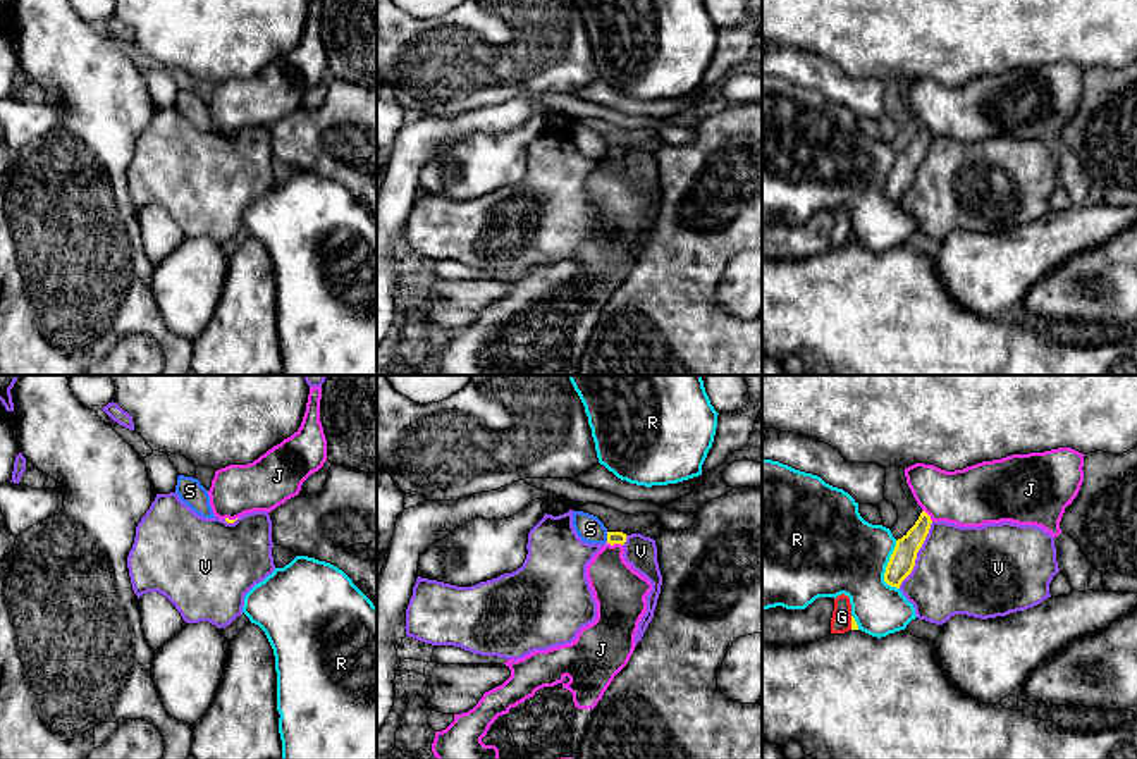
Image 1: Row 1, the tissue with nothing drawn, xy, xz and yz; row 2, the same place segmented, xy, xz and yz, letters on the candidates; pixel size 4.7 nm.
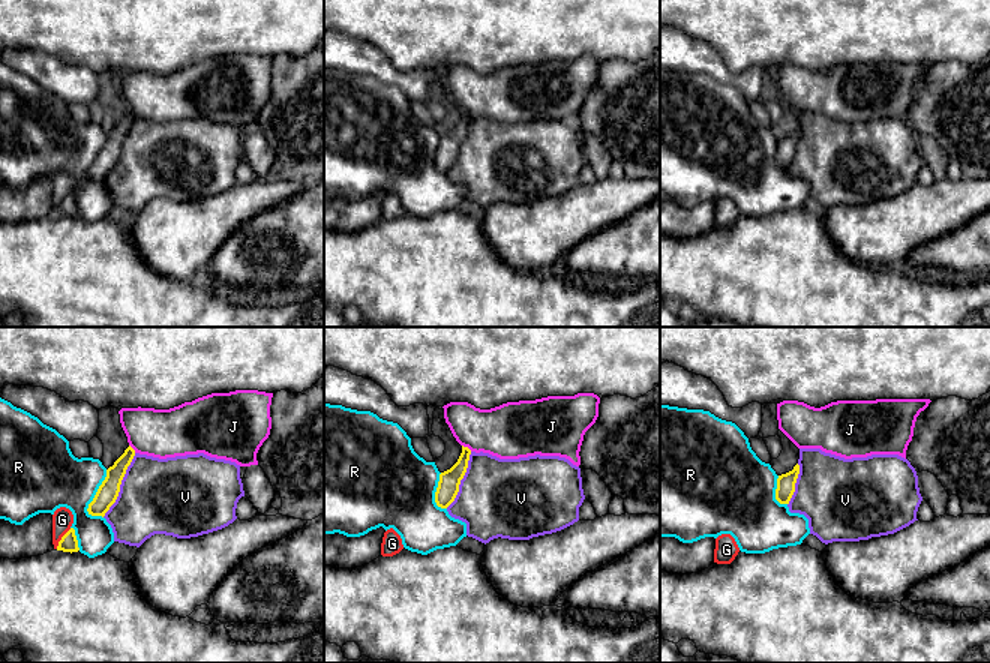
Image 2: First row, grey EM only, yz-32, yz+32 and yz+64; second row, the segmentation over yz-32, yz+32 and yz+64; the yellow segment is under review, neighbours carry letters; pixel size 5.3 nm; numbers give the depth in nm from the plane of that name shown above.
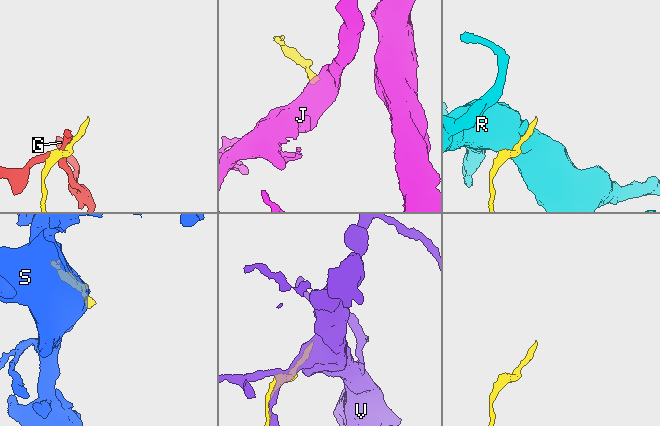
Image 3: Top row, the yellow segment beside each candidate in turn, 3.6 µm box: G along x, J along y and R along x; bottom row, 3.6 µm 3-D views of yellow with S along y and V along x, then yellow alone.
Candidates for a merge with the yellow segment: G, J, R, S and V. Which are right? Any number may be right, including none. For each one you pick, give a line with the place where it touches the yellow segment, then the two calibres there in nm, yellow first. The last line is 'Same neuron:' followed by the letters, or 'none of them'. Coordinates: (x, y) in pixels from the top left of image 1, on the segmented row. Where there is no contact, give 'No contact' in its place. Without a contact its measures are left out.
Same neuron: none of them

